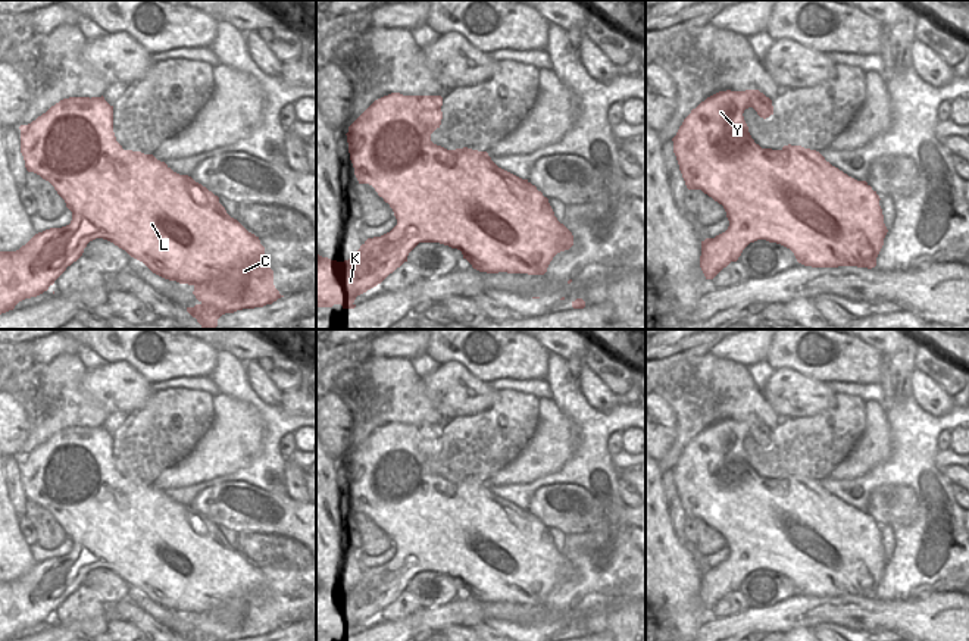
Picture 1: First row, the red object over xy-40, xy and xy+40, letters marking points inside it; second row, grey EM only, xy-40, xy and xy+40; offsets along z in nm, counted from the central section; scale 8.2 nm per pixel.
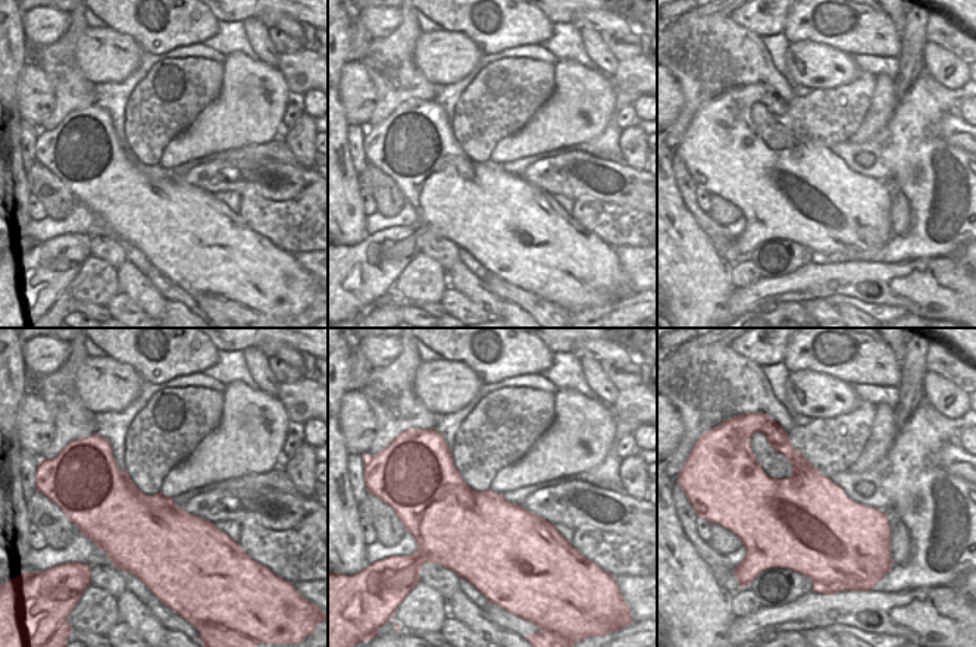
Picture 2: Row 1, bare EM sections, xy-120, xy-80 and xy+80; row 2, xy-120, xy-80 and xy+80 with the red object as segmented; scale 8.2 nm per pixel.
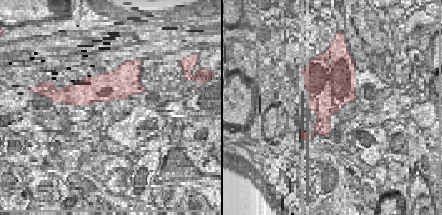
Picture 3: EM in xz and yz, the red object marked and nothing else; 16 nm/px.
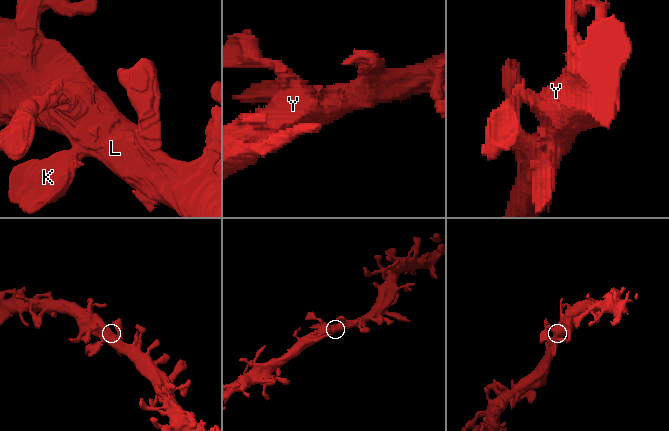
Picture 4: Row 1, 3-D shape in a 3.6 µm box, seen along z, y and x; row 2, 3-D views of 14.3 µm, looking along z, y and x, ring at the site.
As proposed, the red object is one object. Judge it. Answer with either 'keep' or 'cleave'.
keep

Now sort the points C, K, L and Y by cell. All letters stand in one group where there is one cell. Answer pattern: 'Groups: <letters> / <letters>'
Groups: C K L Y.

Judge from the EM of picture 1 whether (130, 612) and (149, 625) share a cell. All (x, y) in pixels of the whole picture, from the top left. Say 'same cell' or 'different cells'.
same cell

